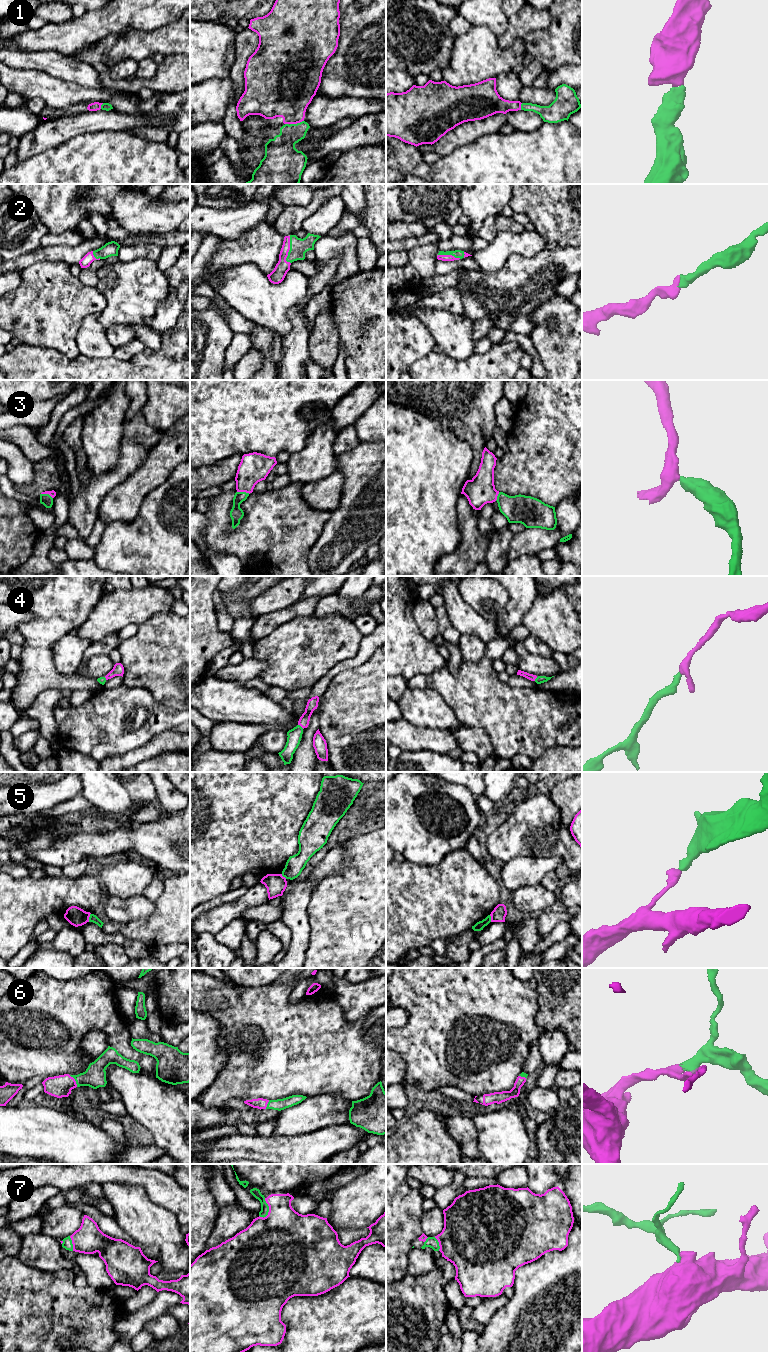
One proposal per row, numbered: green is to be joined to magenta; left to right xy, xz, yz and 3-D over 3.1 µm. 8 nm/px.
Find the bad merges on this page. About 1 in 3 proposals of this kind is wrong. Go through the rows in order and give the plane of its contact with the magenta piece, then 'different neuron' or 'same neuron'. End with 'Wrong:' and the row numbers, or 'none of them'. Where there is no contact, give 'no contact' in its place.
1: meets magenta in xz; same neuron
2: meets magenta in xz; same neuron
3: meets magenta in xz; same neuron
4: meets magenta in xz; same neuron
5: meets magenta in xy; different neuron
6: meets magenta in xy; same neuron
7: meets magenta in xz; same neuron
Wrong: 5

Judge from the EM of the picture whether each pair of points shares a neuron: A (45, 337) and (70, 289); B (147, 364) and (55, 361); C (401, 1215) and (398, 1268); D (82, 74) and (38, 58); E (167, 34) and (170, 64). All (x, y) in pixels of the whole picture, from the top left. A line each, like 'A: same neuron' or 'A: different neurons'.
A: same neuron
B: same neuron
C: same neuron
D: same neuron
E: different neurons

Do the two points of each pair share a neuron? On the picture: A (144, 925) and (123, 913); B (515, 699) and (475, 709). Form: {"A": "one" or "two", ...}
{"A": "two", "B": "one"}

